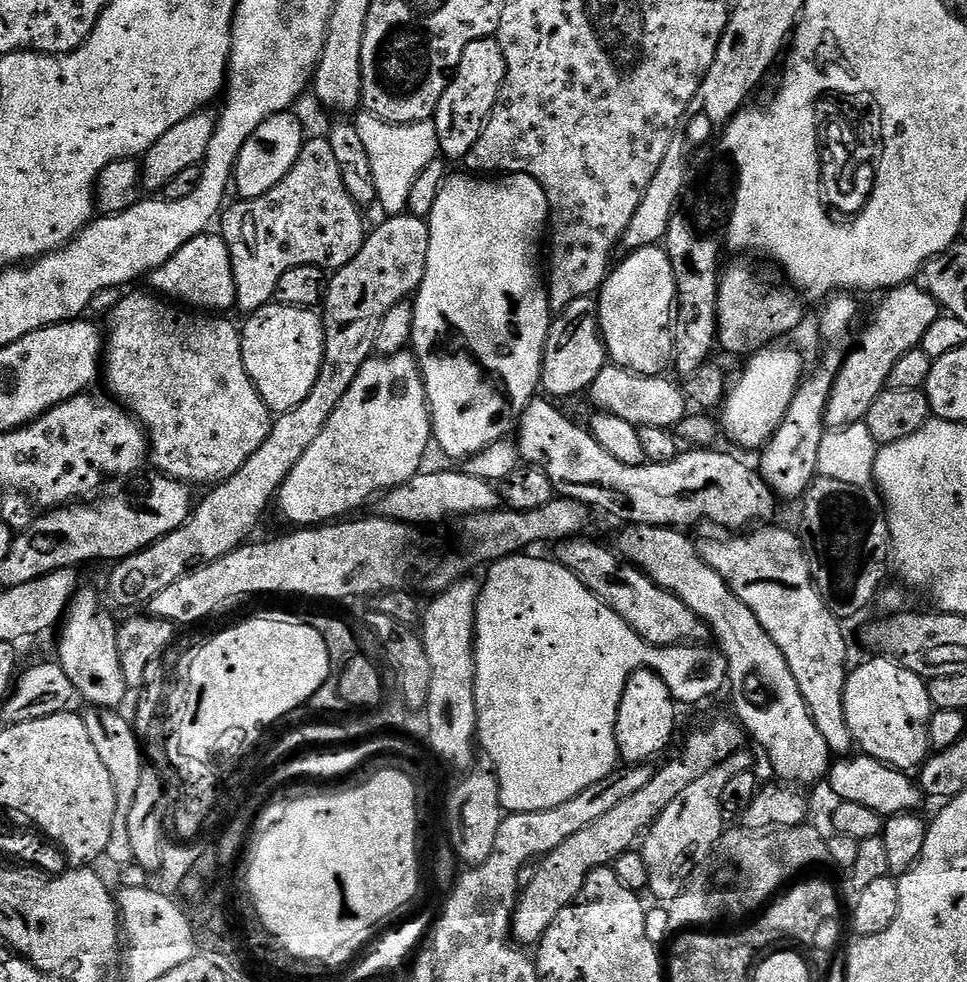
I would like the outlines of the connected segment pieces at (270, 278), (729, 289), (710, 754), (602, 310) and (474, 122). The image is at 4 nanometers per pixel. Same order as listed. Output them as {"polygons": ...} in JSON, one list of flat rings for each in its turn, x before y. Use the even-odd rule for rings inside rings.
{"polygons":[[[326,138,320,140,305,139,302,150,294,162,294,166,266,194,253,200,237,199,236,204,229,203,219,217,218,232,229,250,229,260,233,268,233,280,236,287,235,307,241,308,244,314,251,314,263,304,273,303,278,286,278,278,286,274,294,266,314,266,325,270,335,270,346,266,358,254,364,245,366,227,360,217,361,205,356,204,346,194,346,186,342,186,342,174,338,170,338,162,334,162,334,154,330,151,330,142]],[[736,258,720,277,716,335,719,347,728,352,759,352,781,338,788,338,784,336,790,335,804,320,805,297,787,283,780,284,781,277,770,269,759,268,748,260,751,259]],[[735,719,729,720,708,720,701,728,696,728,688,736,688,752,676,756,664,769,653,771,652,780,638,790,626,802,619,806,613,806,606,814,602,814,590,826,578,830,562,846,558,846,553,852,548,853,535,865,536,873,531,879,530,886,526,886,518,896,516,909,512,911,512,938,515,943,521,946,535,946,546,934,550,922,566,910,578,898,586,878,594,870,607,868,615,865,616,859,629,851,632,844,641,839,643,833,652,827,652,823,702,774,714,770,733,752,745,747,746,733],[529,944,529,945,528,945]],[[653,246,629,251,620,265,609,271,601,284,596,300,596,317,600,320,600,337,604,340,607,359,640,376,664,376,674,360,672,333,674,331,674,309,676,306,676,279,674,266,663,247]],[[499,39,475,40,470,42,470,46,466,46,466,50,462,50,462,58,451,73,434,117,441,157,449,161,463,161,474,142,478,142,484,124,488,121,488,115,498,102,505,78,506,58,502,54]]]}

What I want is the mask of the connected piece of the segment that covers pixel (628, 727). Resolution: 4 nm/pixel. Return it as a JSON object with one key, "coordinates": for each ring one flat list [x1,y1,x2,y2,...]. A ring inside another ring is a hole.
{"coordinates":[[638,668,624,687,616,719,616,750,625,765,635,766,652,762,664,751,676,732,676,709,670,690,658,674,648,668]]}

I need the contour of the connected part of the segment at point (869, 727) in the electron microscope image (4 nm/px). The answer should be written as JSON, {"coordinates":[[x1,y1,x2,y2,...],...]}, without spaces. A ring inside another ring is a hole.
{"coordinates":[[891,658,876,659,880,660,868,660,861,668,853,667,848,673,848,681,844,687,844,717,855,747,863,755,873,756,875,760,881,760,891,768,919,769,930,755,928,727,934,709,927,683,924,677,906,670]]}

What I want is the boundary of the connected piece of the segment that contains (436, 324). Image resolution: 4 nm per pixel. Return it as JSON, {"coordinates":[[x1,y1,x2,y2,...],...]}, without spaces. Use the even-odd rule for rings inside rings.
{"coordinates":[[510,172,499,178,485,178,480,174,449,175,440,188,438,198,434,202,434,210,426,218,430,246,426,258,426,270,419,288,414,293,412,306,412,338,411,351,420,366,423,377,423,387,428,396,428,413,432,420,432,434,435,447,440,447,448,456,453,456,457,462,481,452,486,446,505,439,513,431,528,403,537,395,541,387,540,371,544,361,544,343,548,337,548,328,554,319,553,309,548,302,548,290,542,279,542,272,536,269,536,247,541,247,548,226,548,203,546,192,530,174]]}

